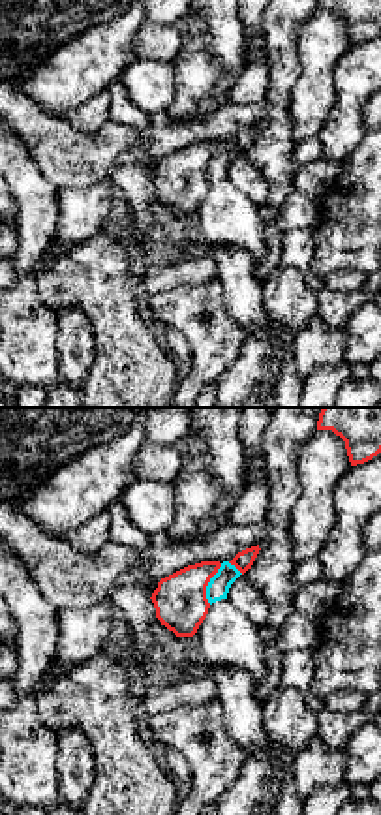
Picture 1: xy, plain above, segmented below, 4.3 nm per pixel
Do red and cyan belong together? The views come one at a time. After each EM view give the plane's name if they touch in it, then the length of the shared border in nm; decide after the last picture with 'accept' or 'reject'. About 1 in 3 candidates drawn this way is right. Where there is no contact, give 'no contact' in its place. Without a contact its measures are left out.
xy | 190 nm

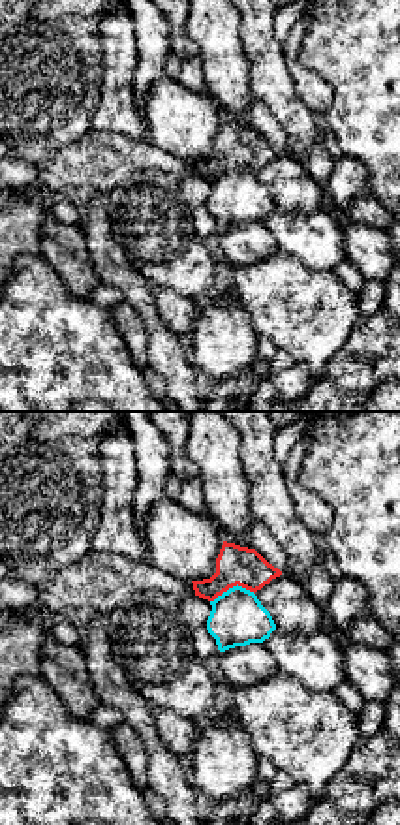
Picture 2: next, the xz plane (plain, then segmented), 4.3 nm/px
xz | 200 nm

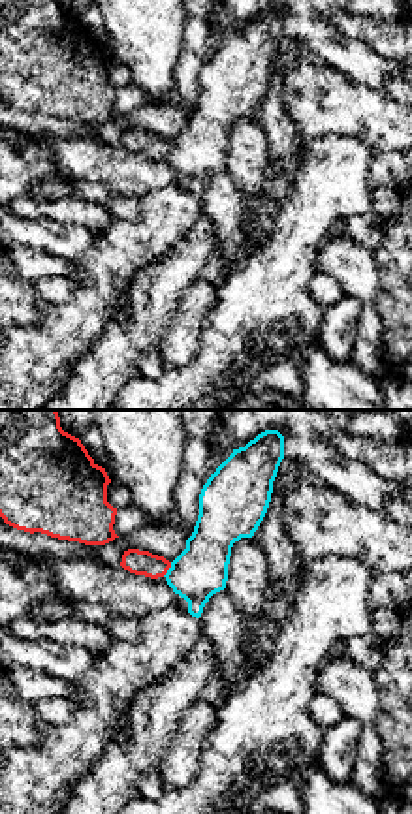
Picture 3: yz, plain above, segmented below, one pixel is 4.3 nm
yz | 80 nm

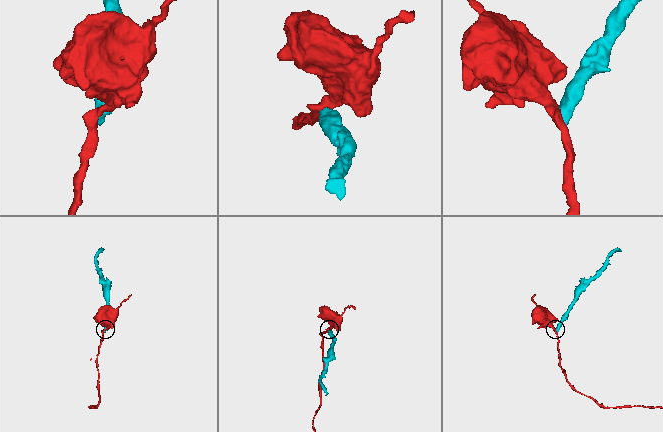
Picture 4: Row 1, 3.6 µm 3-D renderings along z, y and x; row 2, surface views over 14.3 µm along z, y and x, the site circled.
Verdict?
reject

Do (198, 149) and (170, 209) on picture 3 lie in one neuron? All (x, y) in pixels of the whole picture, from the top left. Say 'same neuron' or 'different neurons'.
same neuron

